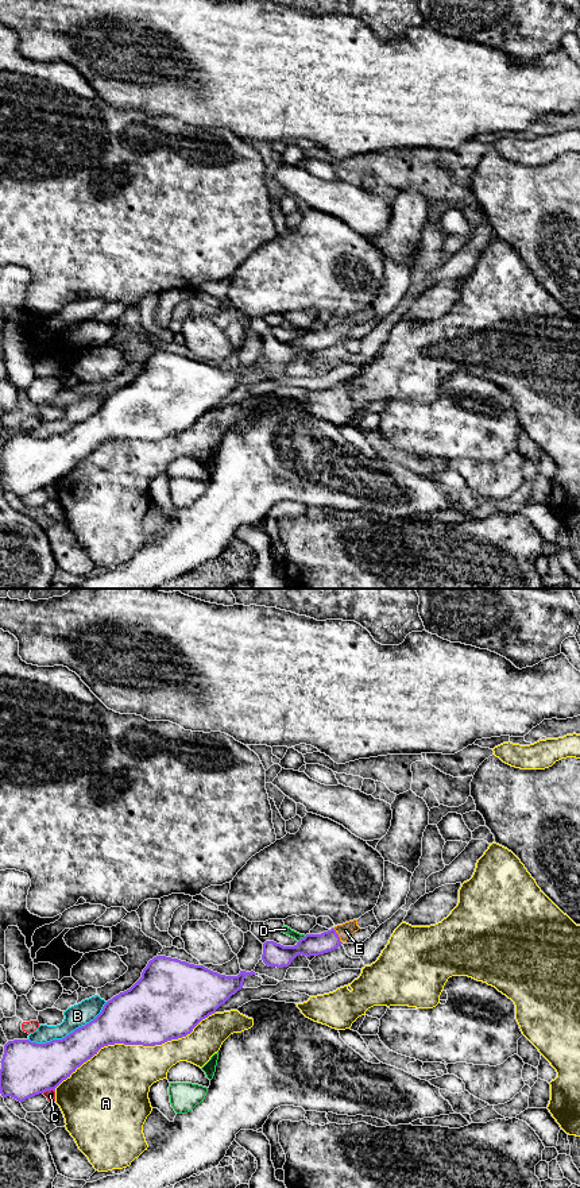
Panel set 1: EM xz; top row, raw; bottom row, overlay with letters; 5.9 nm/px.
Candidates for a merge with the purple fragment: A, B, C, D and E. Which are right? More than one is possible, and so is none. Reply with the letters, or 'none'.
E

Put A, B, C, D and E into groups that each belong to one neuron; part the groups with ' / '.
A / B / C / D / E

